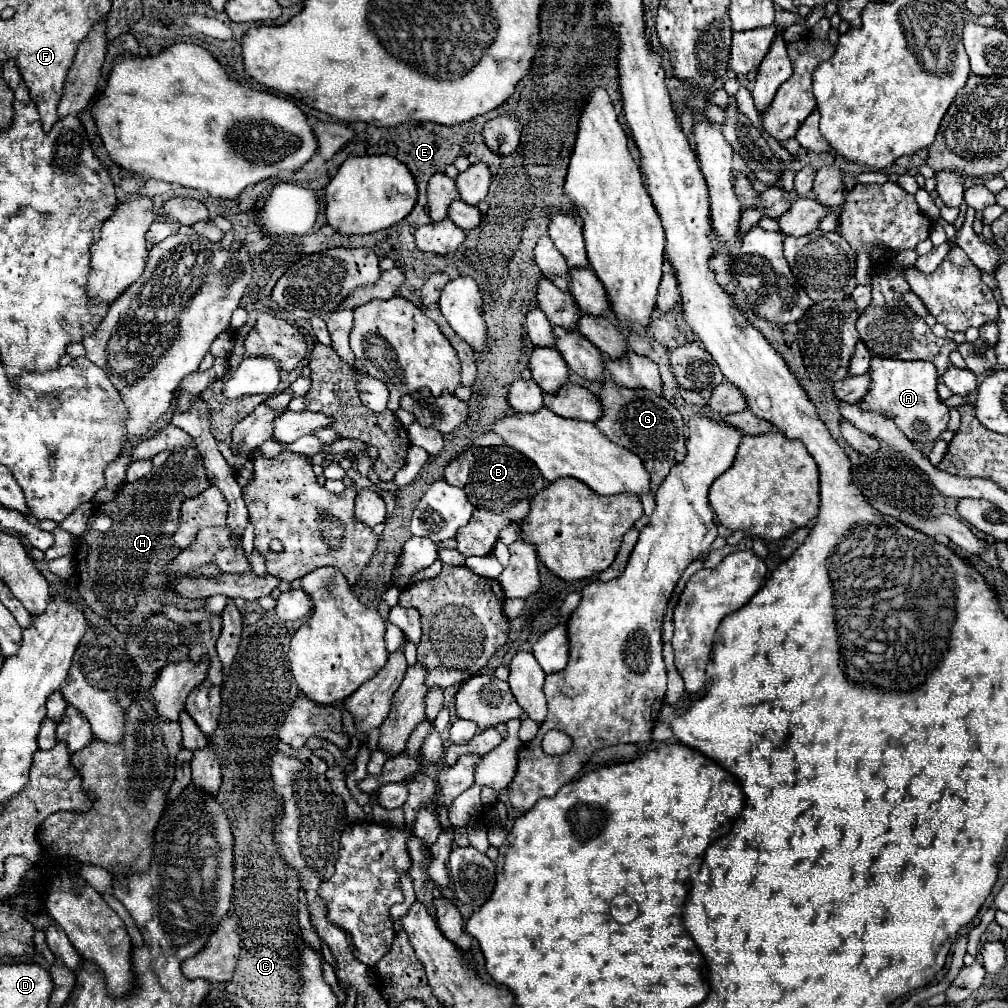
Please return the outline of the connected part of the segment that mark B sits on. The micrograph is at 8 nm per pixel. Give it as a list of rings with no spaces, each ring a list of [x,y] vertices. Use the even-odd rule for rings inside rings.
[[[508,446],[470,448],[462,452],[446,466],[444,480],[452,486],[462,488],[470,504],[474,506],[472,520],[468,520],[468,524],[462,526],[456,534],[458,550],[464,556],[490,554],[500,530],[512,522],[520,522],[530,510],[532,497],[544,488],[544,478],[540,476],[540,470],[526,456]]]

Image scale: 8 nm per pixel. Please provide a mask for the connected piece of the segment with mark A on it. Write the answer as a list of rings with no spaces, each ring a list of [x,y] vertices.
[[[872,358],[870,362],[872,388],[868,396],[860,402],[864,410],[880,412],[896,422],[896,426],[912,440],[912,442],[930,442],[938,440],[940,434],[948,426],[948,406],[938,398],[938,370],[934,364],[924,360],[904,362],[892,358]]]

